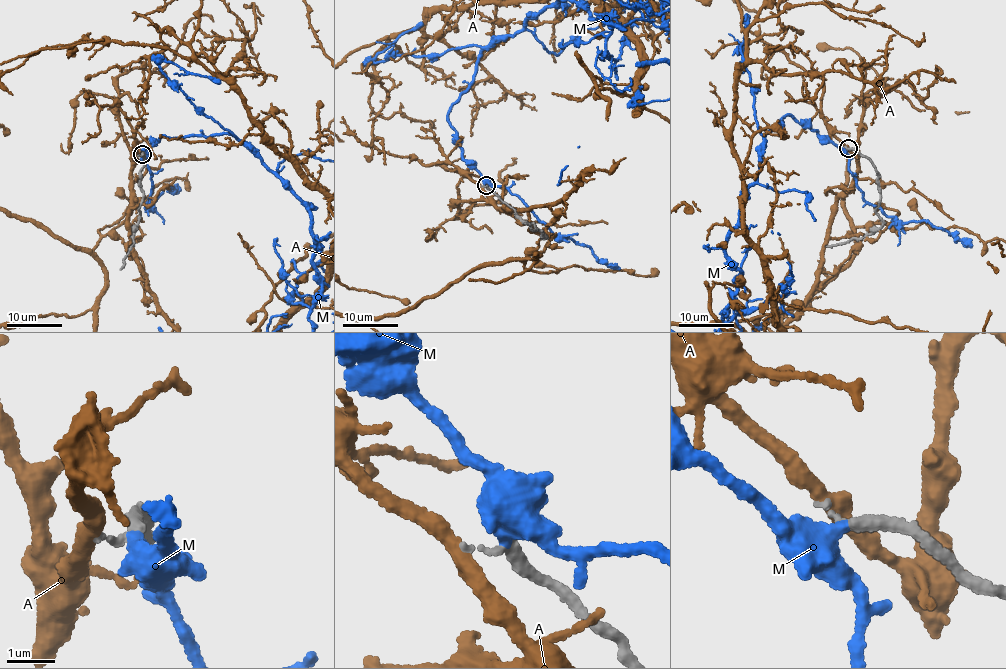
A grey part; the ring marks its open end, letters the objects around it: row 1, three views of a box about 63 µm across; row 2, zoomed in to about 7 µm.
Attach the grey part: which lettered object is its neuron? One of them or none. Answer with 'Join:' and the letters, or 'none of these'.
Join: none of these

